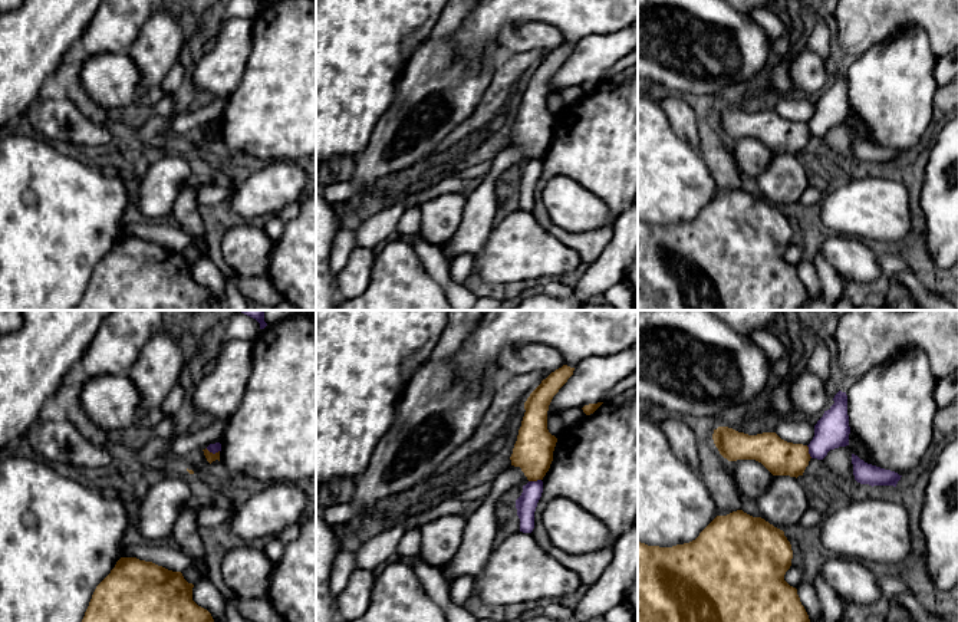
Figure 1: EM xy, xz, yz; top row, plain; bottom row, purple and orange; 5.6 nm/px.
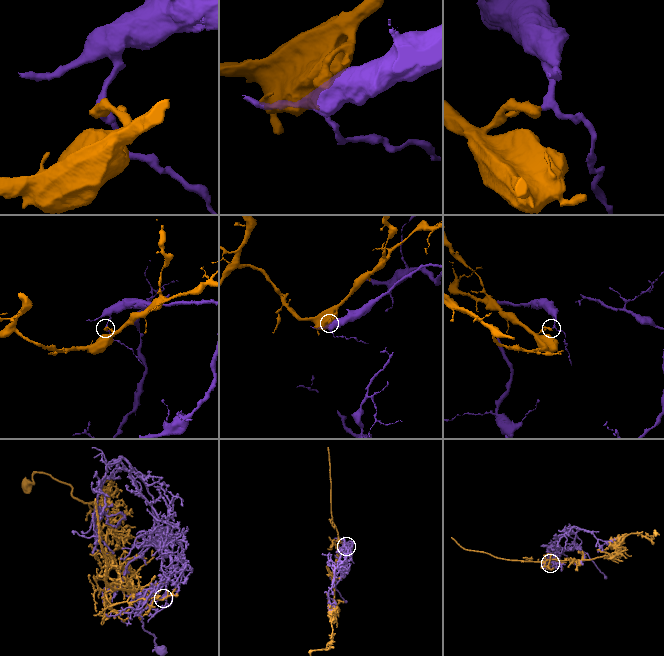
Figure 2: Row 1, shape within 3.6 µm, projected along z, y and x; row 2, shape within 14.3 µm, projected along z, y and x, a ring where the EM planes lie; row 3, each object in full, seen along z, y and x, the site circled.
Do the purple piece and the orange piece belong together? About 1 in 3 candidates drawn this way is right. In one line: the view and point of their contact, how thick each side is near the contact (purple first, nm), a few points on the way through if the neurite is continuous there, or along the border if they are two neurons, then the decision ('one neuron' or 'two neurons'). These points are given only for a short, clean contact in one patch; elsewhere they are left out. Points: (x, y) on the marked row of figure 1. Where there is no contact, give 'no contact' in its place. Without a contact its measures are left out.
xz (535, 481) | 120/220 nm | along xz (540, 479), (529, 481) | two neurons

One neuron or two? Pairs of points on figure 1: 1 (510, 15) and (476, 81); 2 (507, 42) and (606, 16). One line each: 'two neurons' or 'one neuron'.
1: two neurons
2: two neurons

